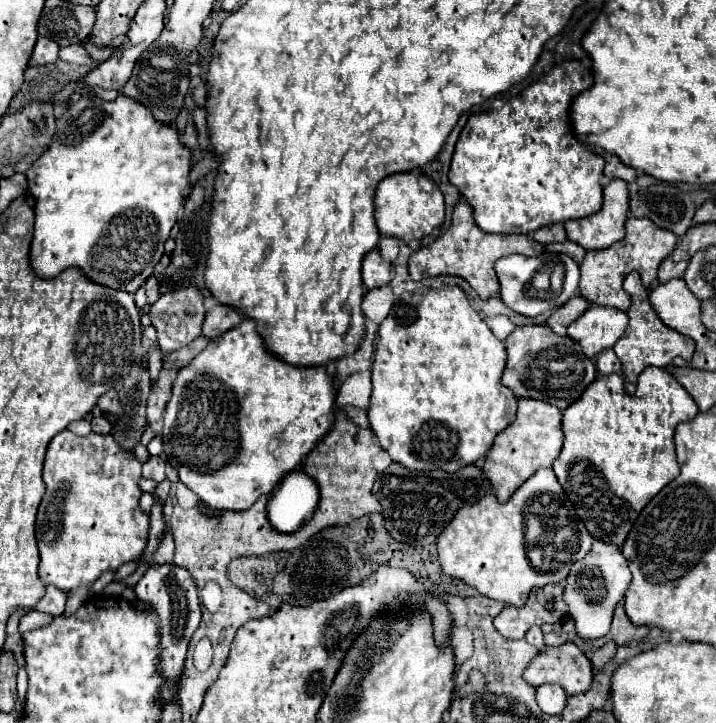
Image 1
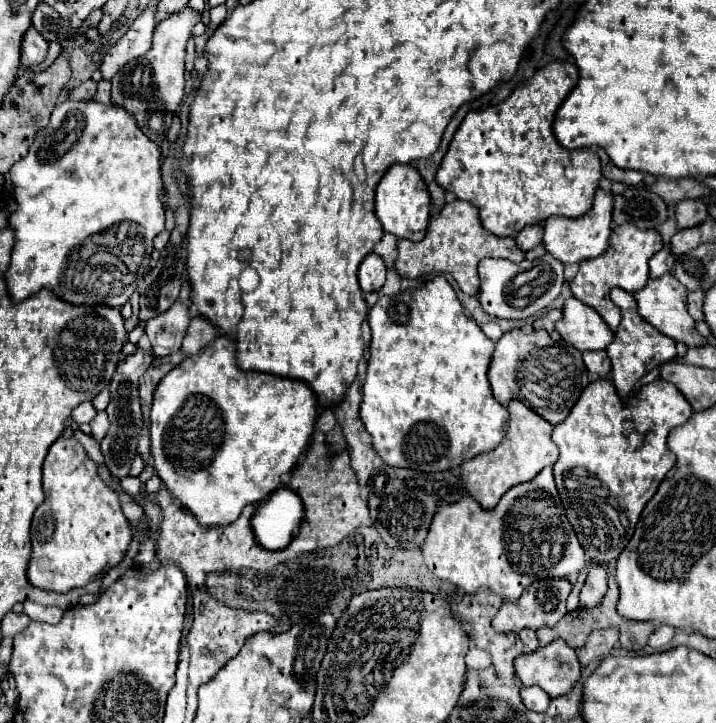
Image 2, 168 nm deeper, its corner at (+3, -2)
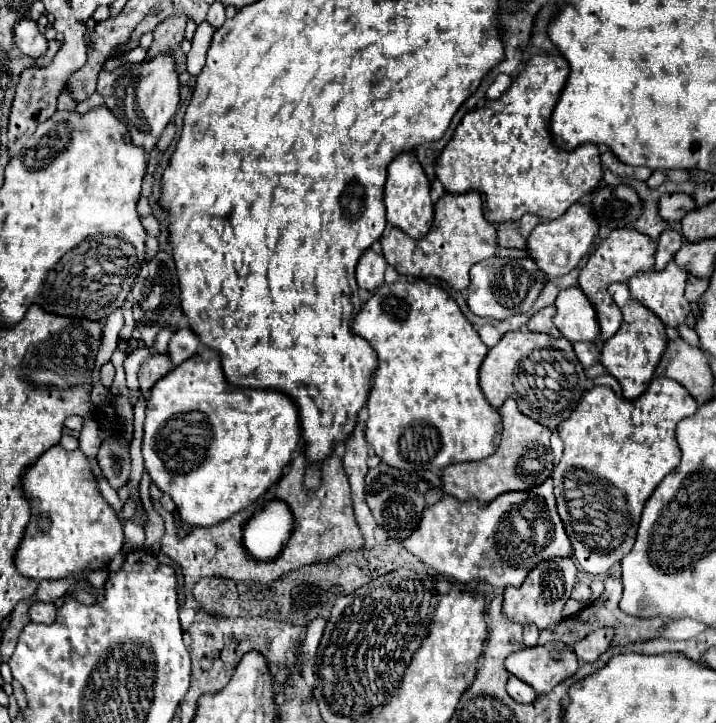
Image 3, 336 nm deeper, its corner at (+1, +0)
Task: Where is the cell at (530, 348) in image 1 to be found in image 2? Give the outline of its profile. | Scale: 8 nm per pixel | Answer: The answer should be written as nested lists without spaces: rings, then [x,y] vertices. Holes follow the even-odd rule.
[[[513,329],[495,343],[489,363],[489,383],[493,397],[503,407],[511,399],[517,399],[551,425],[557,425],[569,415],[583,389],[589,385],[589,373],[583,365],[581,353],[573,347],[569,353],[559,343],[551,341],[547,331],[523,333],[521,329]]]

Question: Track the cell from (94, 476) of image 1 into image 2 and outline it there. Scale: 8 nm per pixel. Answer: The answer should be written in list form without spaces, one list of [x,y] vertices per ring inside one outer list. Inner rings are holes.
[[[59,437],[51,445],[43,463],[43,491],[45,501],[37,507],[31,525],[33,553],[27,579],[39,589],[69,593],[115,567],[123,559],[133,531],[121,511],[117,493],[99,479],[97,463],[87,457],[75,437]]]

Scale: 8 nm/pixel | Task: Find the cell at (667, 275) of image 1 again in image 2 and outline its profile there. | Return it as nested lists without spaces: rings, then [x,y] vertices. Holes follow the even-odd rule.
[[[663,245],[663,249],[659,253],[655,253],[651,259],[649,259],[649,271],[651,271],[651,277],[661,277],[663,273],[671,271],[671,265],[673,265],[675,257],[671,253],[671,245]]]

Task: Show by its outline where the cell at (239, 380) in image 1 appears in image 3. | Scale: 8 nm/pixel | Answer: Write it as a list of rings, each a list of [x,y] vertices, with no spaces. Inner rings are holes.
[[[205,345],[199,347],[197,355],[171,369],[167,377],[161,377],[147,399],[143,437],[145,469],[153,483],[171,495],[181,521],[193,527],[213,527],[261,499],[279,481],[299,443],[301,423],[295,401],[277,389],[231,387],[221,369],[221,355]]]

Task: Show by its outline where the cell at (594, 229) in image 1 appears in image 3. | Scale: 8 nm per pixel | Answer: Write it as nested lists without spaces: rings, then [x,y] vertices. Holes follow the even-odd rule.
[[[575,203],[571,205],[571,209],[567,209],[563,217],[553,221],[541,221],[533,229],[527,241],[527,249],[535,259],[535,263],[539,265],[539,269],[547,275],[547,279],[555,279],[579,265],[579,261],[587,255],[597,235],[599,235],[599,221],[591,217],[591,209],[587,209],[587,203]]]

